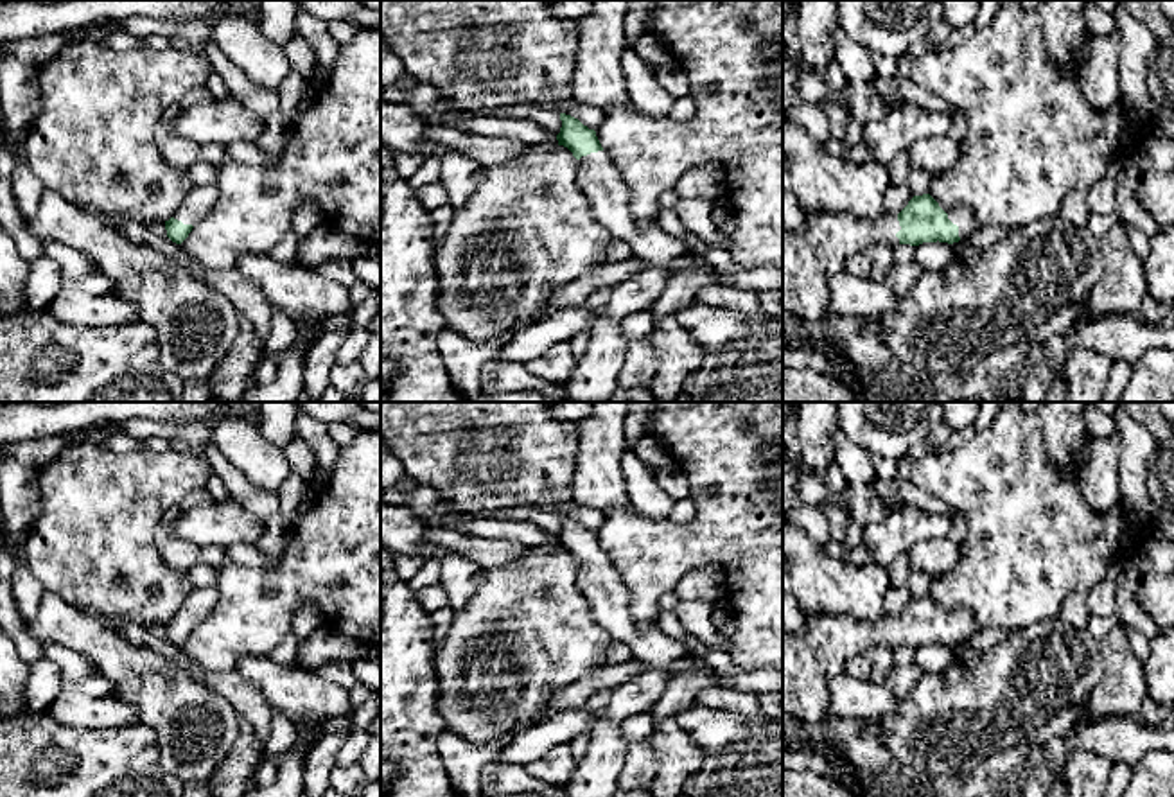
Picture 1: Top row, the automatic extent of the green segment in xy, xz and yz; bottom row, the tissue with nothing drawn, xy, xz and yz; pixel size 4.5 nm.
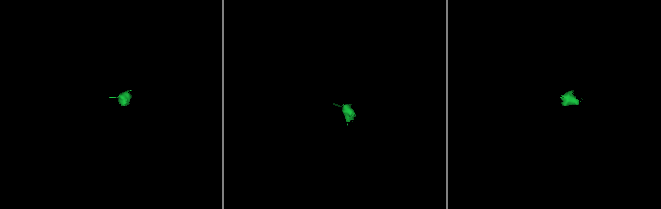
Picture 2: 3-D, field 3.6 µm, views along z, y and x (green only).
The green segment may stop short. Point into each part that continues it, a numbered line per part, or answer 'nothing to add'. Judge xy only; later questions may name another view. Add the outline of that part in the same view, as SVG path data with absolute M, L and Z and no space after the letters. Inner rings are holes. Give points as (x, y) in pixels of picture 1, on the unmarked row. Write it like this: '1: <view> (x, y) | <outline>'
1: xy (200, 604) | M215 587L192 589L174 614L174 621L183 626L199 626L215 609L217 591Z

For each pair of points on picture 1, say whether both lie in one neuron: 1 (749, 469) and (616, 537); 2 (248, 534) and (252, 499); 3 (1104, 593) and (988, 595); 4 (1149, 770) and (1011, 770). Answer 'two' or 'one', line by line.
1: one
2: two
3: two
4: two

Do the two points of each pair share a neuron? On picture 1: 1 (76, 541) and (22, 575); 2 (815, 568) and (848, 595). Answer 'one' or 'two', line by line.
1: two
2: one

